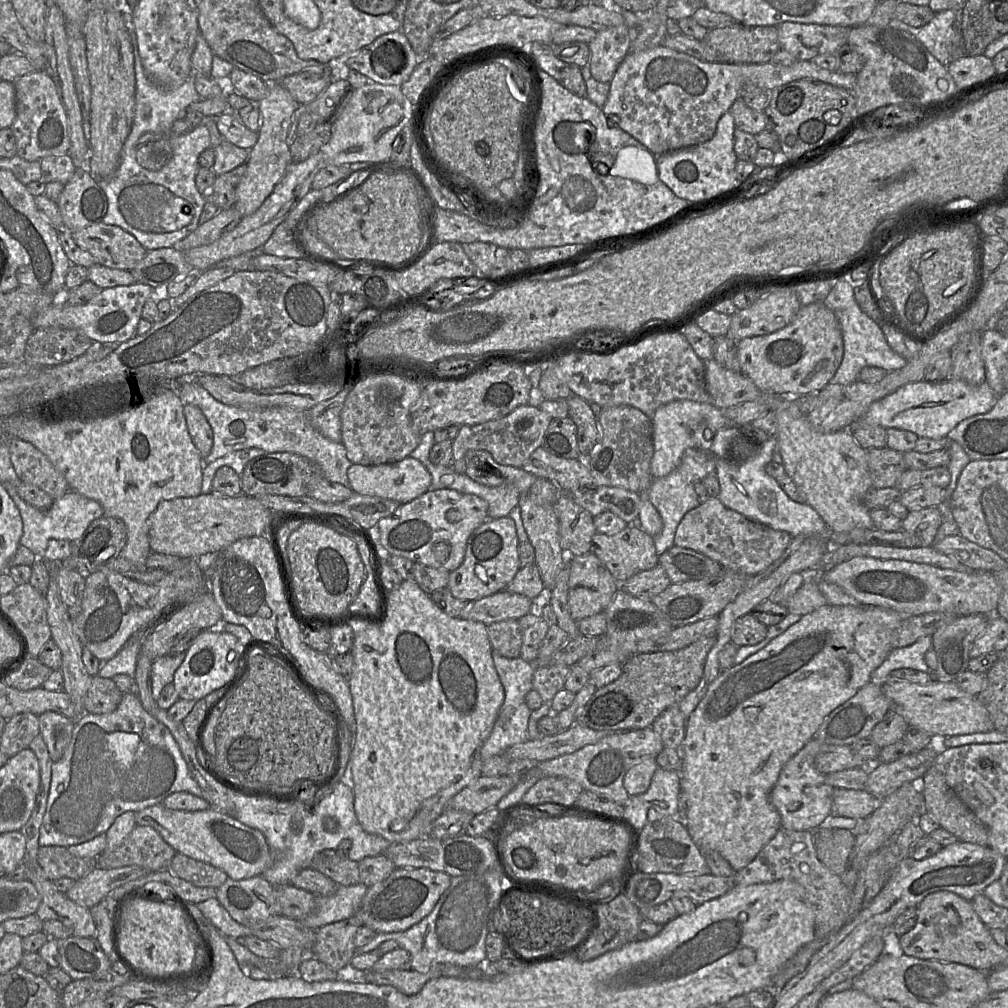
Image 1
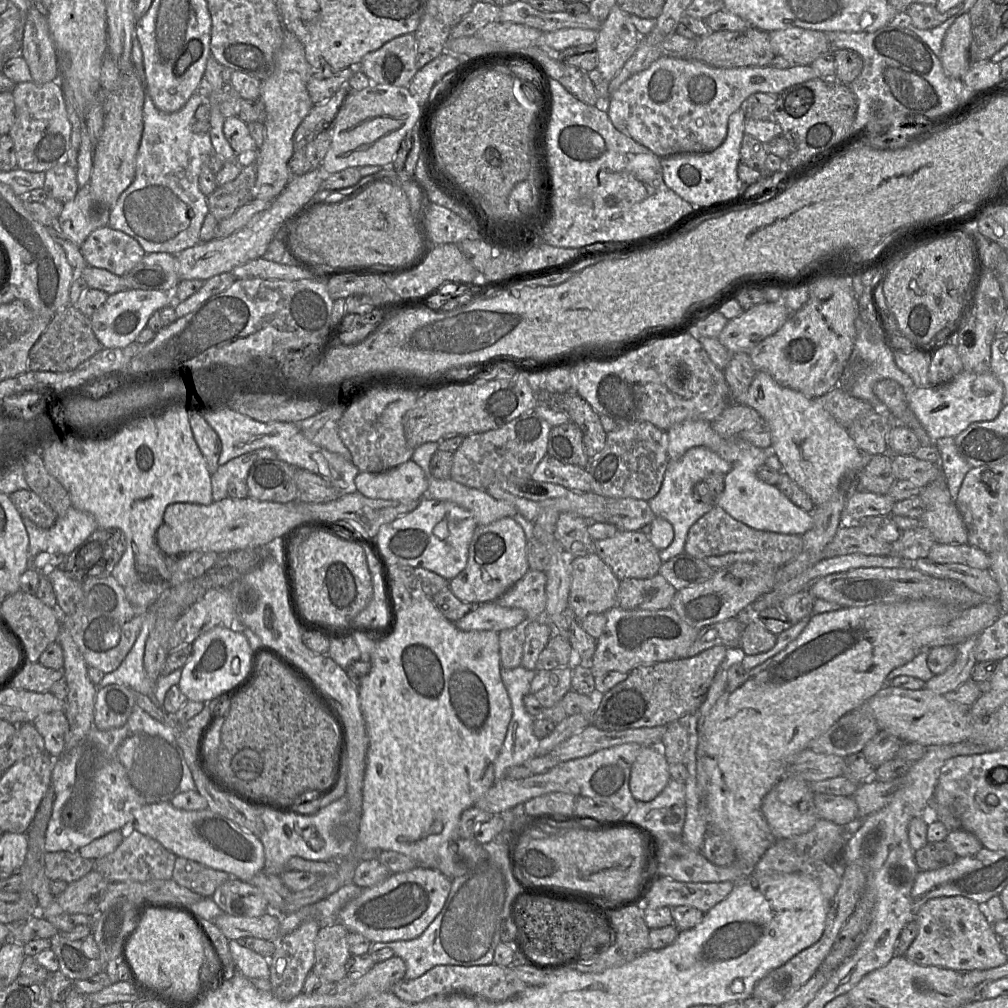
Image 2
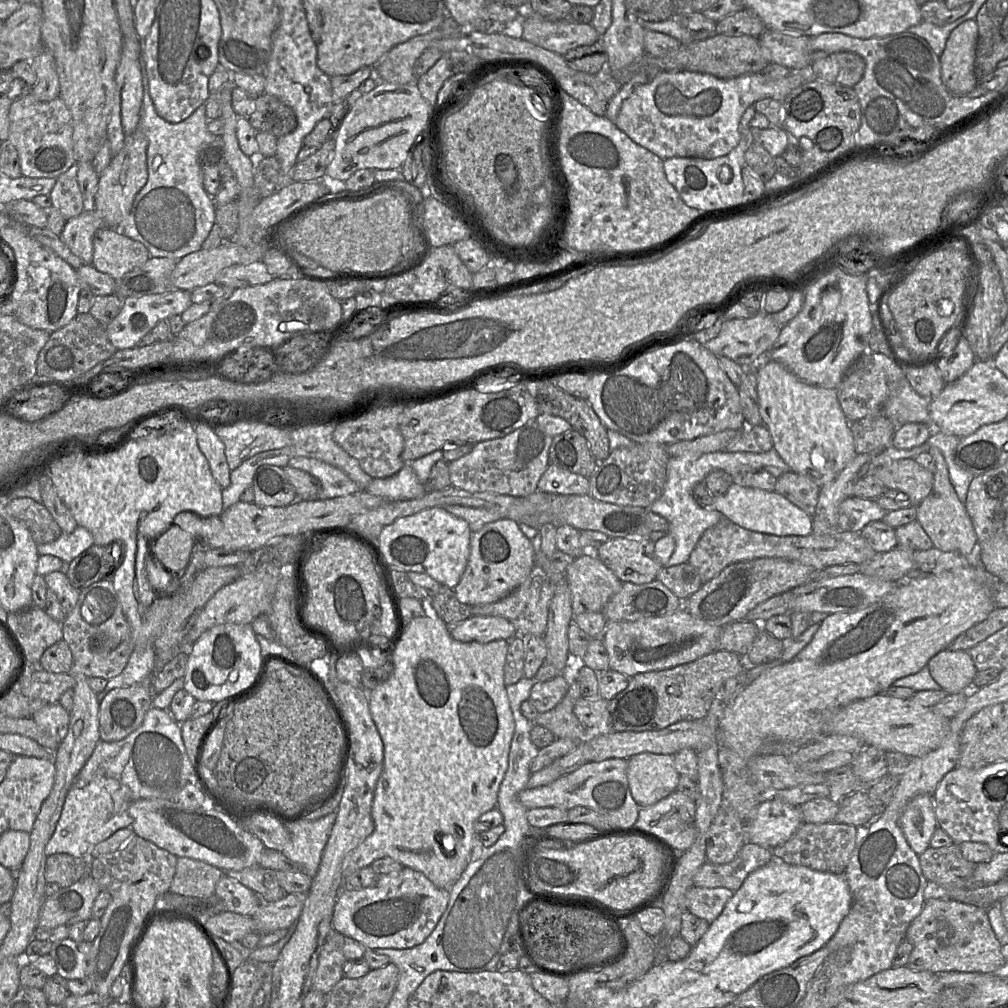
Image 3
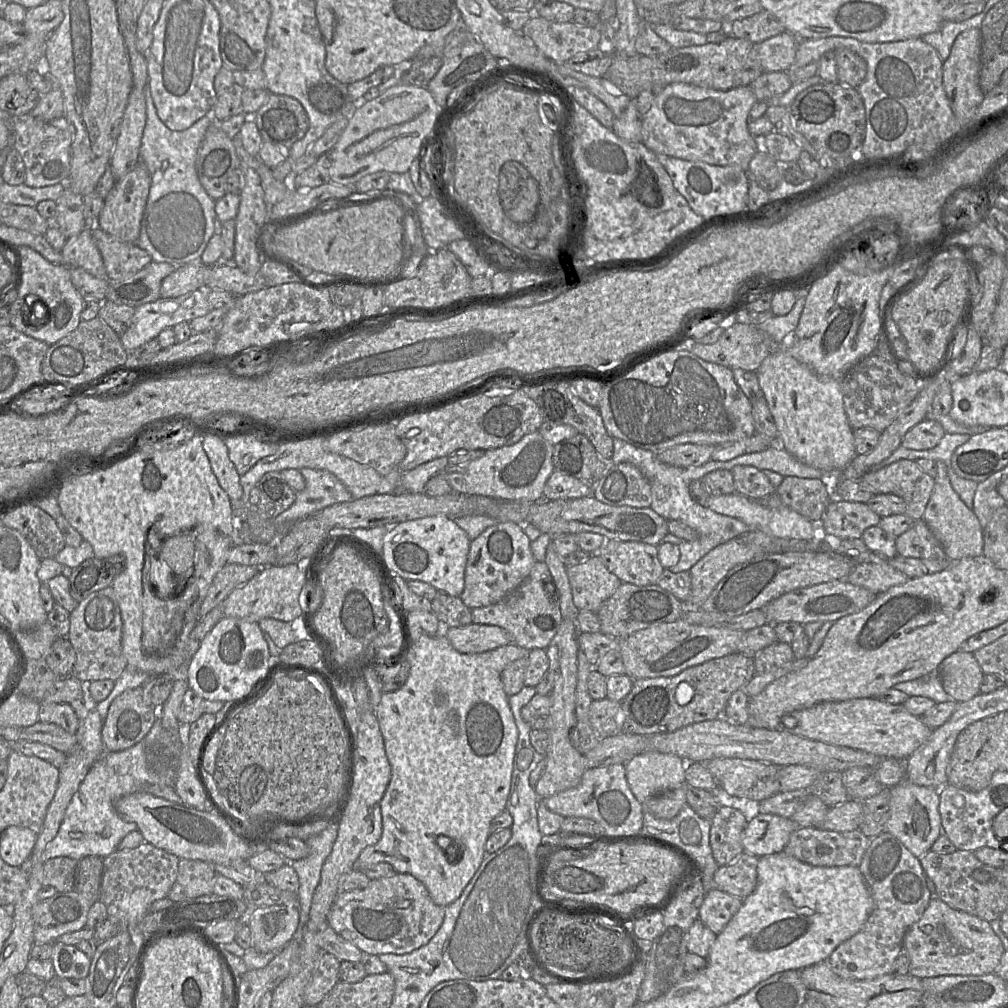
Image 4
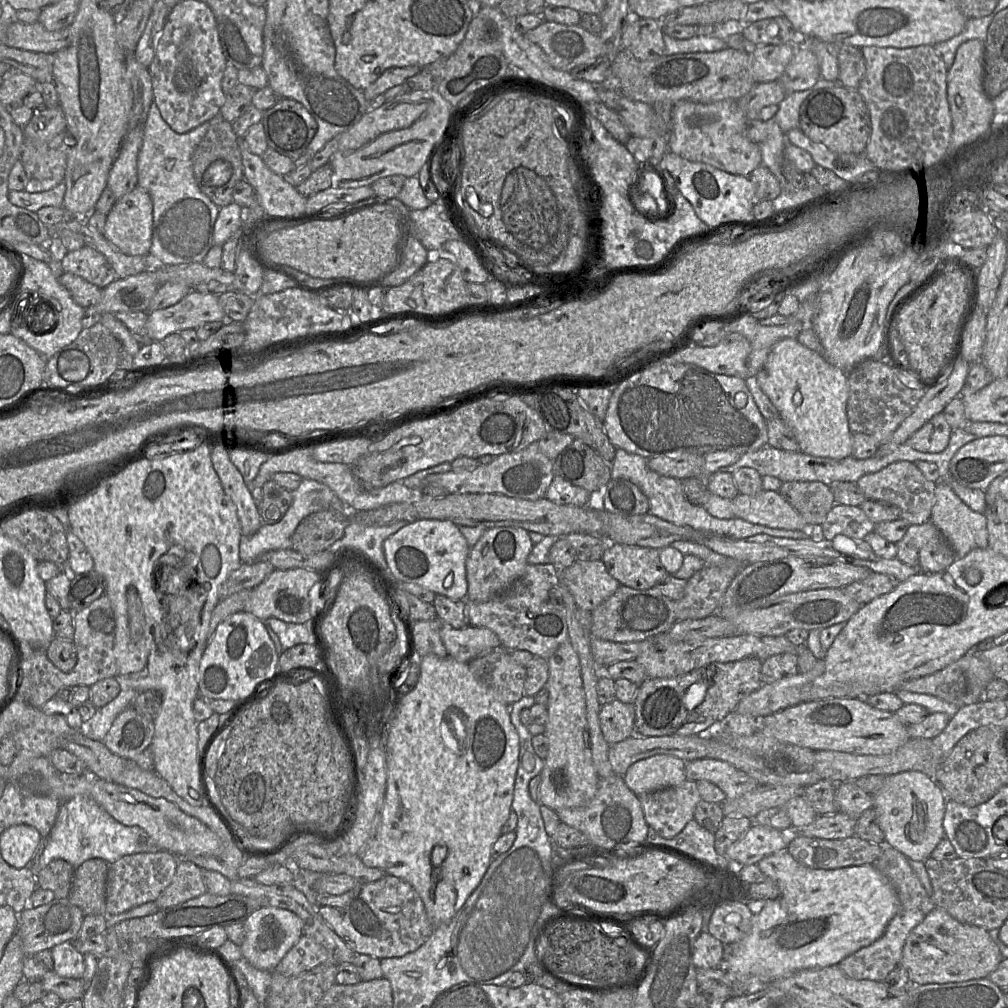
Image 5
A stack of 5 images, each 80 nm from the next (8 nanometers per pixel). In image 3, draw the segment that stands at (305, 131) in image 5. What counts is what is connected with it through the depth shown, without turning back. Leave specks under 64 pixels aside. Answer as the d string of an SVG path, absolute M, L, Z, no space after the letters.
M273 95L256 98L255 111L248 117L256 131L268 132L276 138L291 133L297 126L294 110Z

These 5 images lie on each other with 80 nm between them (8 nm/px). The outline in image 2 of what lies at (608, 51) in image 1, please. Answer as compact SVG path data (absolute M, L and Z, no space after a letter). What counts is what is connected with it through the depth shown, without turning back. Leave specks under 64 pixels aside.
M614 6L597 31L595 45L598 53L596 69L611 81L635 52L641 35L631 22L630 14Z

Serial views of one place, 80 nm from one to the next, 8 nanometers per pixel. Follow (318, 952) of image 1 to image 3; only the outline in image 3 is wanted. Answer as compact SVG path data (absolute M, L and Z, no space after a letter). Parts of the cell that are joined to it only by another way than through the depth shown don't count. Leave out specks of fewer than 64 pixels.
M325 941L319 954L311 989L328 994L344 977L343 965L346 961L339 949Z

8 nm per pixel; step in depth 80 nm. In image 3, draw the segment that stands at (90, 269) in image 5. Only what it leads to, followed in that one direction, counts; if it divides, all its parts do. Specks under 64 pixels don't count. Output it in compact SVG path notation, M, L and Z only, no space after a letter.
M95 208L85 209L80 215L66 220L61 239L83 264L91 265L93 236L103 227L106 227L105 223Z

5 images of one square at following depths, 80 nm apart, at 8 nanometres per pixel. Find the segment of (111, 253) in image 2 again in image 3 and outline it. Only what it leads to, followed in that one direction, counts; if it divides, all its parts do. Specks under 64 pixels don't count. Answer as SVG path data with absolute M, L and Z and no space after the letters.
M99 228L93 236L91 265L115 280L142 266L150 257L144 245L112 228Z

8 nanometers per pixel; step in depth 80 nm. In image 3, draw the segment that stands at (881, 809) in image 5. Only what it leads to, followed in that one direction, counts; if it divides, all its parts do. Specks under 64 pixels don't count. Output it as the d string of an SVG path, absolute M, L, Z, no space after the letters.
M919 794L903 809L899 824L911 847L919 856L930 846L930 840L938 827L932 795Z

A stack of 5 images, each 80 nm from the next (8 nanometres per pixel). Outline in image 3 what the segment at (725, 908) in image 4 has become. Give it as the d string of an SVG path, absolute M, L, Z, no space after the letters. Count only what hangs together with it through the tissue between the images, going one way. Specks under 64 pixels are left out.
M694 886L686 894L687 908L692 914L705 919L709 925L722 913L734 892L730 889Z

